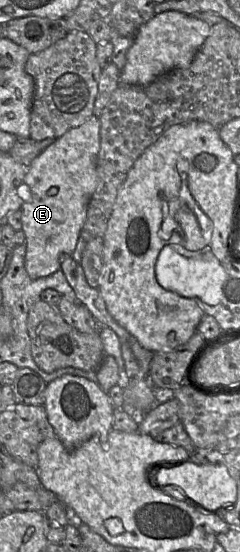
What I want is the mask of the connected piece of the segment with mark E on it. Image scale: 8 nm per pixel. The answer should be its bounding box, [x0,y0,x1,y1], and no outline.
[17,116,100,280]

